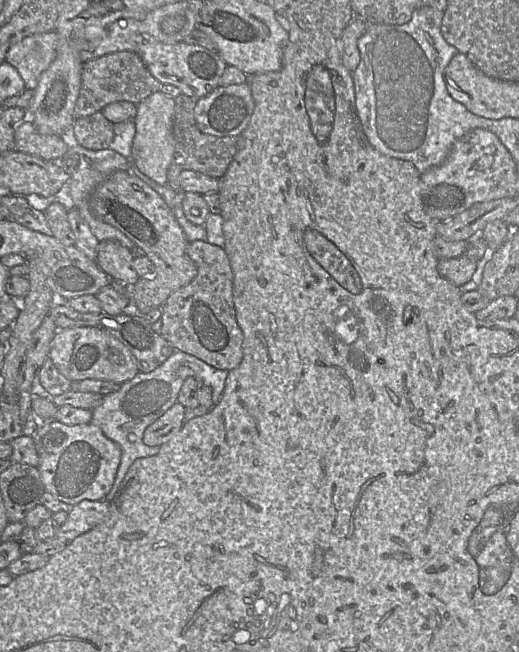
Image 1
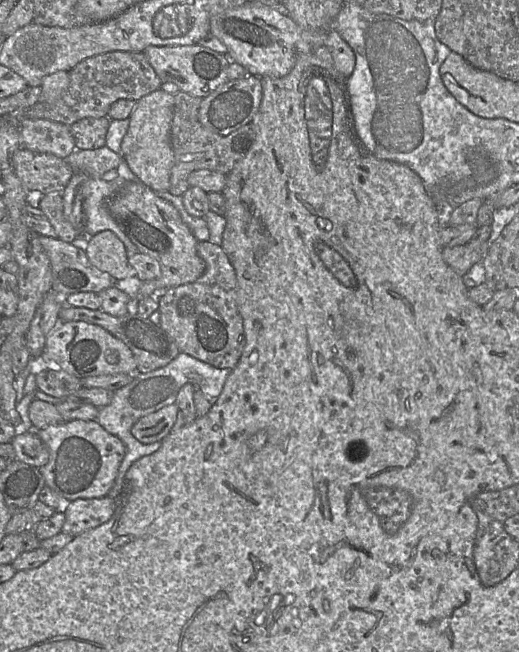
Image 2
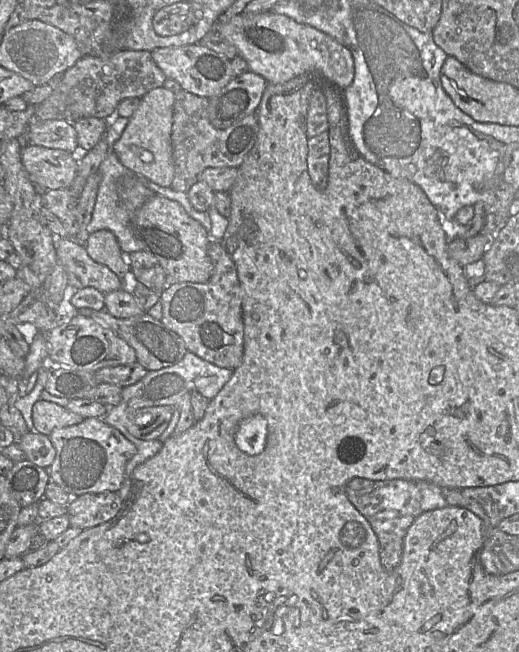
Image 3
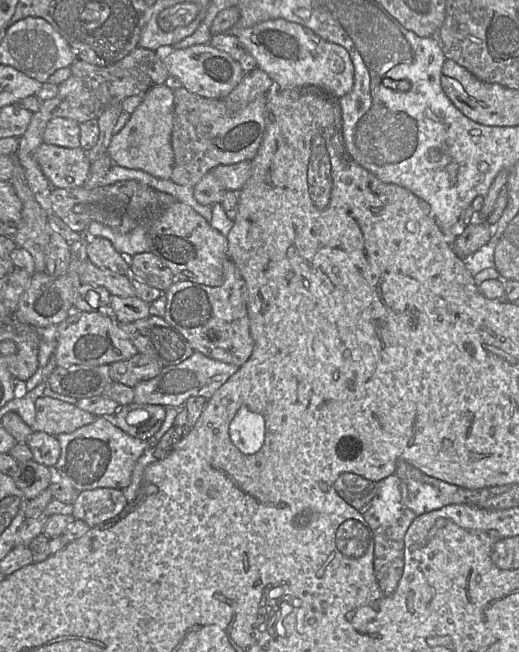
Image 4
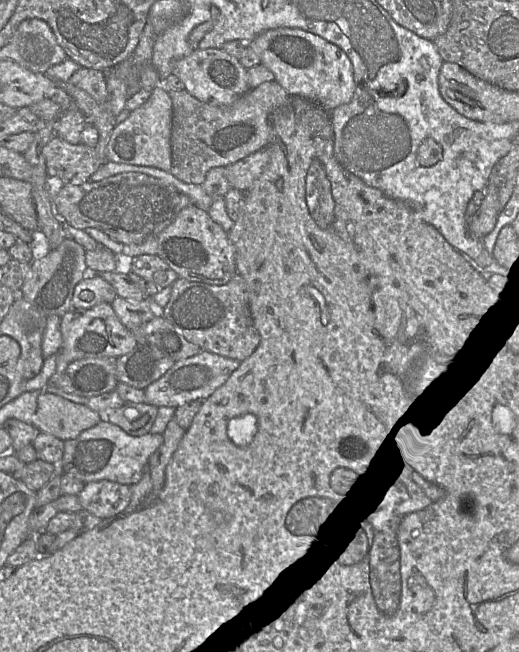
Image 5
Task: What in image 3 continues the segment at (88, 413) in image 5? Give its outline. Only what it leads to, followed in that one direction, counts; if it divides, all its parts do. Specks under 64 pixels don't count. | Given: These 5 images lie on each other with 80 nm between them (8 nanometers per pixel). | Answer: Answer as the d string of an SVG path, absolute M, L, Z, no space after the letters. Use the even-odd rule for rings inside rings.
M39 399L32 408L32 421L34 431L49 436L54 429L79 424L84 418L63 406Z

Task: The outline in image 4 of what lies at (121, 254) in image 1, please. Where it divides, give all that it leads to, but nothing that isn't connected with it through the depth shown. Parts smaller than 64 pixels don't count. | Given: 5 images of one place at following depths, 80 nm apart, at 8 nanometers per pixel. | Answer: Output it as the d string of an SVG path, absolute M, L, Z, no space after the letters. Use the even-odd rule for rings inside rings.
M90 237L86 248L88 260L102 269L129 274L129 266L113 244L103 237Z

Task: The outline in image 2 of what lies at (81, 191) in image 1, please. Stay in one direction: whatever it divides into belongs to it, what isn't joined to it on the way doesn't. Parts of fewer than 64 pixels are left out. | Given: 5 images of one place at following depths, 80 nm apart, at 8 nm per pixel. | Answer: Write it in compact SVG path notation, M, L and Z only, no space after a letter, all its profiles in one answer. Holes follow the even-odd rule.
M103 146L92 150L75 149L65 161L71 166L74 172L81 172L87 179L83 186L82 203L84 212L84 234L91 237L101 231L113 232L124 244L128 256L139 252L137 246L120 229L108 210L109 200L125 184L139 181L137 176L130 170L124 158Z

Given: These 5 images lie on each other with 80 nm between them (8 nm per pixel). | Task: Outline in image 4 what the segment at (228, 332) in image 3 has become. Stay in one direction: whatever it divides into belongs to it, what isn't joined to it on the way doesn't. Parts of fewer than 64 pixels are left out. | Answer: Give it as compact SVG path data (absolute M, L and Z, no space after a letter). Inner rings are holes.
M229 257L223 262L223 283L220 286L175 280L163 293L167 298L164 320L177 329L195 351L238 367L250 358L254 341L246 305L246 283Z

